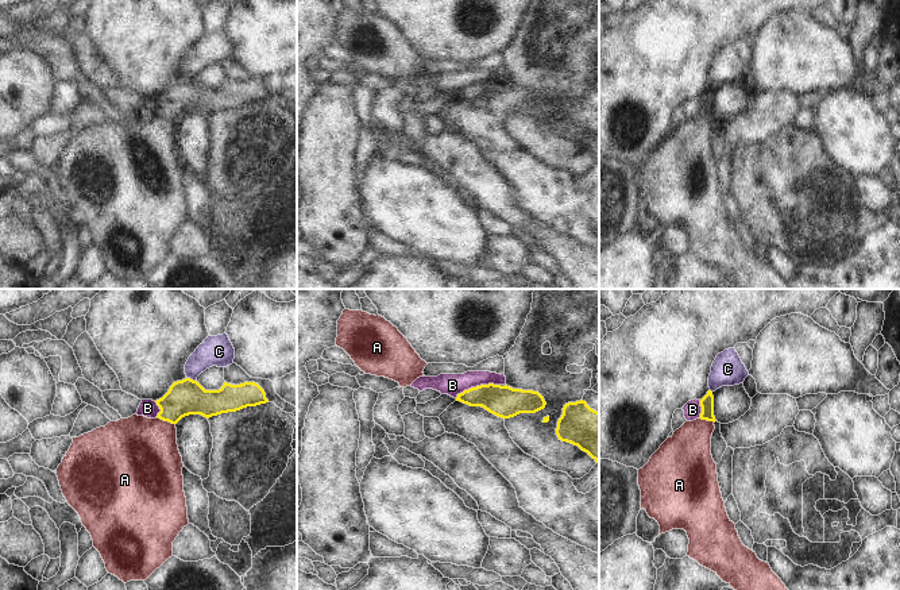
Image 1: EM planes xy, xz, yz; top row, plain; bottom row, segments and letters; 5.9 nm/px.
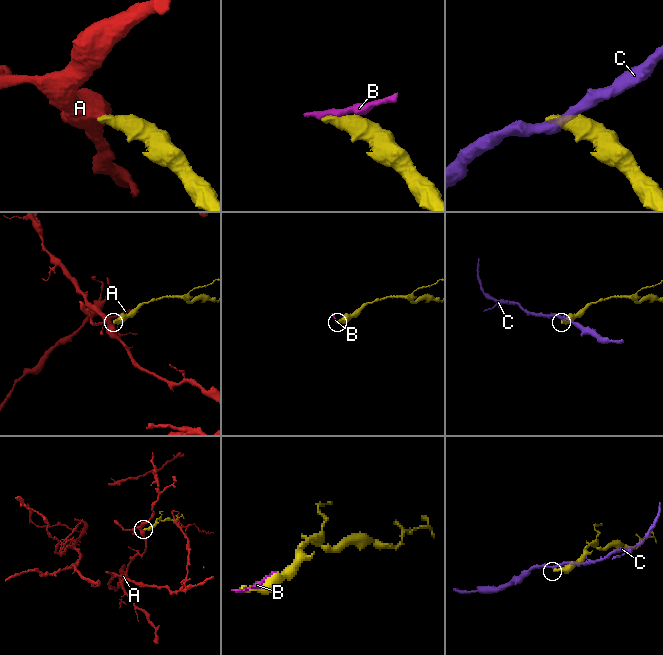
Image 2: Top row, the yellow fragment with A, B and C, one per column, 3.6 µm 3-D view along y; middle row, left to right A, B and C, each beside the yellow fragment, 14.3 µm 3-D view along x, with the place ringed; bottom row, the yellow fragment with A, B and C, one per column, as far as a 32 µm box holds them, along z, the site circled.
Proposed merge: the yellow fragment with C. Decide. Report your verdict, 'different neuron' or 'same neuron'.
different neuron

